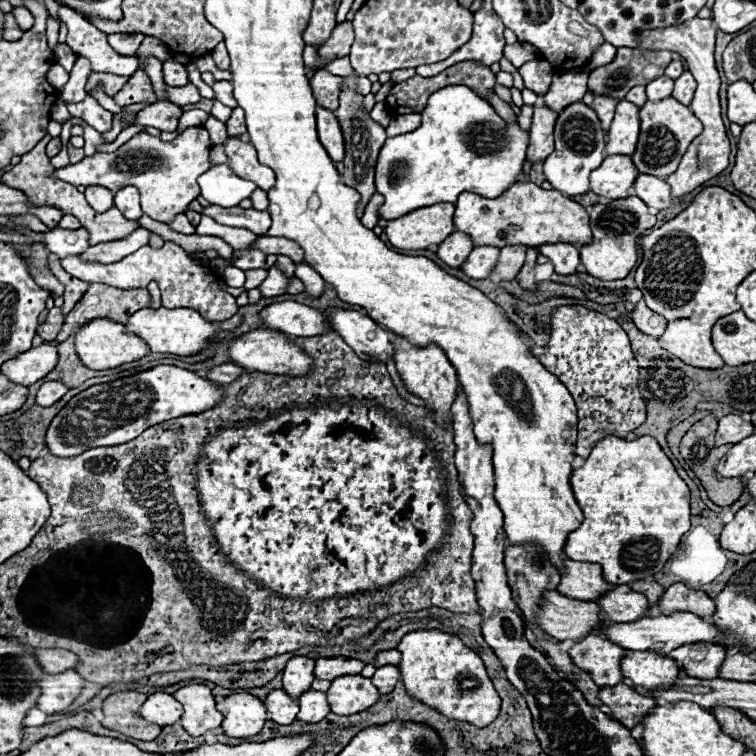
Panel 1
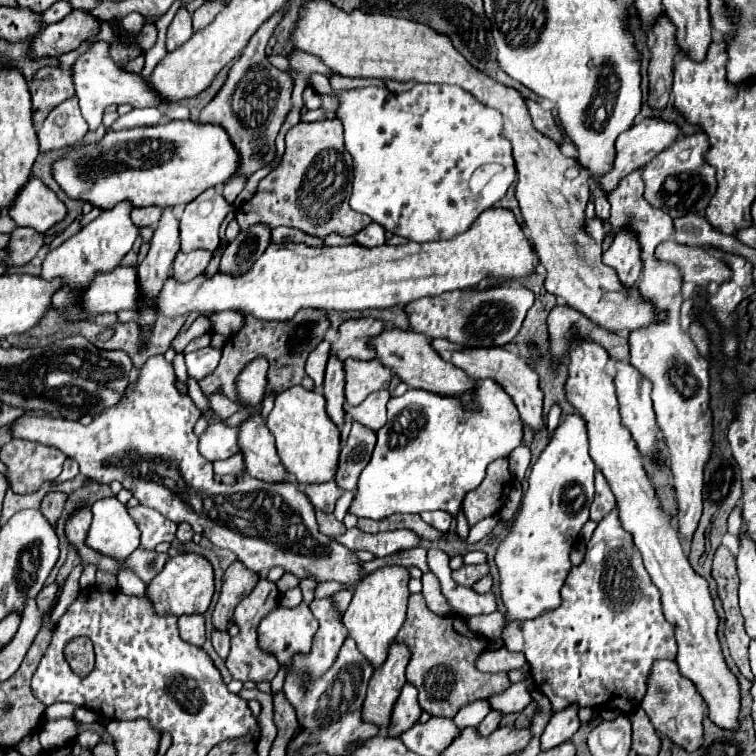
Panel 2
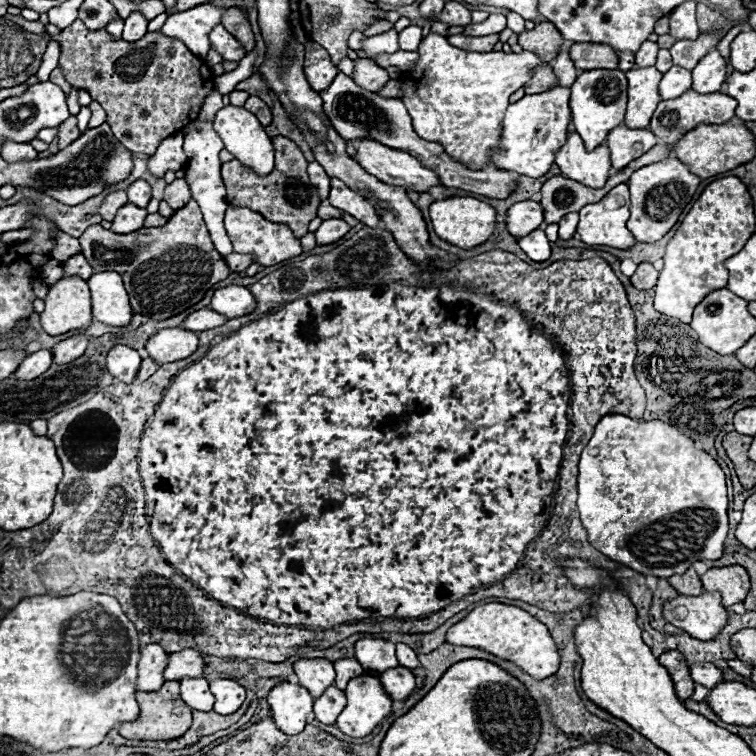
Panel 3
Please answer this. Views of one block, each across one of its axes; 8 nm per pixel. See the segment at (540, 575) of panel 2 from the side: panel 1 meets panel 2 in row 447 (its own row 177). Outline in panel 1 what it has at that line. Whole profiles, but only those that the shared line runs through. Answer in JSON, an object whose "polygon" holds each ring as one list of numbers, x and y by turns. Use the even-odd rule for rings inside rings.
{"polygon":[[574,102,572,106,566,106,558,114,554,140,556,140,556,150,544,160,546,180,552,184,554,190,566,196,586,194,590,190,588,188,590,172,596,166,600,166,604,160,604,130,596,112,584,102]]}

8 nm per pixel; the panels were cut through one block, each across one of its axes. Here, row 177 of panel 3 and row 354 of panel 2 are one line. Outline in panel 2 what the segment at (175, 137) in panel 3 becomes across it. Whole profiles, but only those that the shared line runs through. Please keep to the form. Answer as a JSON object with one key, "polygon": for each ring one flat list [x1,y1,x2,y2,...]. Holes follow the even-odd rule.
{"polygon":[[156,354,146,360,138,372,138,378,128,386,126,396,108,412,96,416,88,426,74,420,64,420,60,416,24,414,12,424,12,434,14,438,60,448,66,456,80,464,80,472,84,476,100,484,110,484,112,480,122,482,122,486,130,490,142,506,154,508,176,524,188,522,196,534,204,534,214,546,232,550,252,572,266,574,270,568,282,566,286,572,292,572,298,578,314,578,316,582,334,580,346,588,354,588,364,576,358,556,354,550,318,530,314,508,308,496,298,490,298,482,264,482,248,474,240,476,234,486,216,484,212,480,212,462,198,452,198,436,194,434,194,424,200,416,202,414,190,396,178,390,172,362,168,362,162,354]]}

